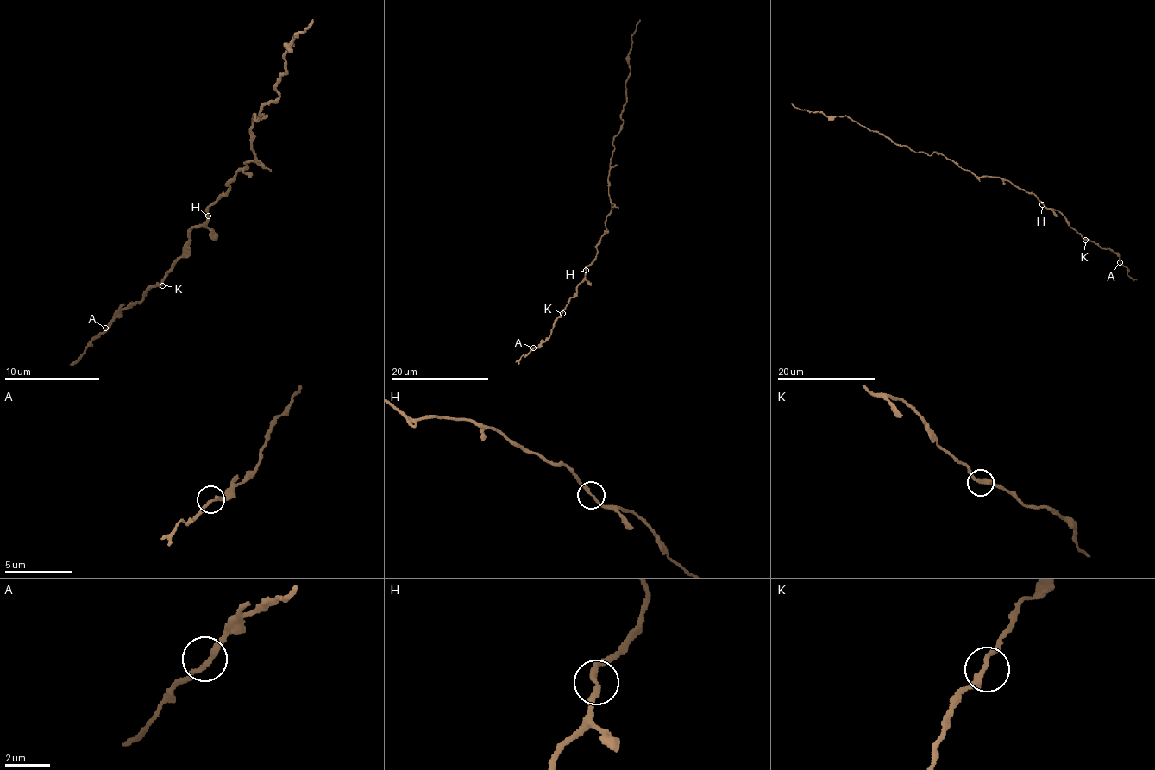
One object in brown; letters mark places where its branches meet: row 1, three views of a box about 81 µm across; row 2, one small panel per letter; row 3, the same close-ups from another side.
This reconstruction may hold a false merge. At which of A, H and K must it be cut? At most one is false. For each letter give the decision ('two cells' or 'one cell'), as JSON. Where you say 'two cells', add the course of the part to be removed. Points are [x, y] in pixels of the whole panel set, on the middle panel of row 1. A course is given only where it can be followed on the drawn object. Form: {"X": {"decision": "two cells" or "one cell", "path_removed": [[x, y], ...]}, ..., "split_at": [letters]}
{"A": {"decision": "one cell"}, "H": {"decision": "one cell"}, "K": {"decision": "one cell"}, "split_at": []}

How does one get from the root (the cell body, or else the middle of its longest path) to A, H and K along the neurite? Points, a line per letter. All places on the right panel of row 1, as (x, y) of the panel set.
A: (982, 176), (1001, 178), (1032, 192), (1047, 208), (1056, 209), (1084, 239), (1102, 248), (1111, 248), (1120, 262)
H: (982, 176), (1008, 180), (1032, 192), (1043, 204)
K: (982, 176), (1001, 178), (1032, 192), (1047, 208), (1056, 209), (1085, 240)

